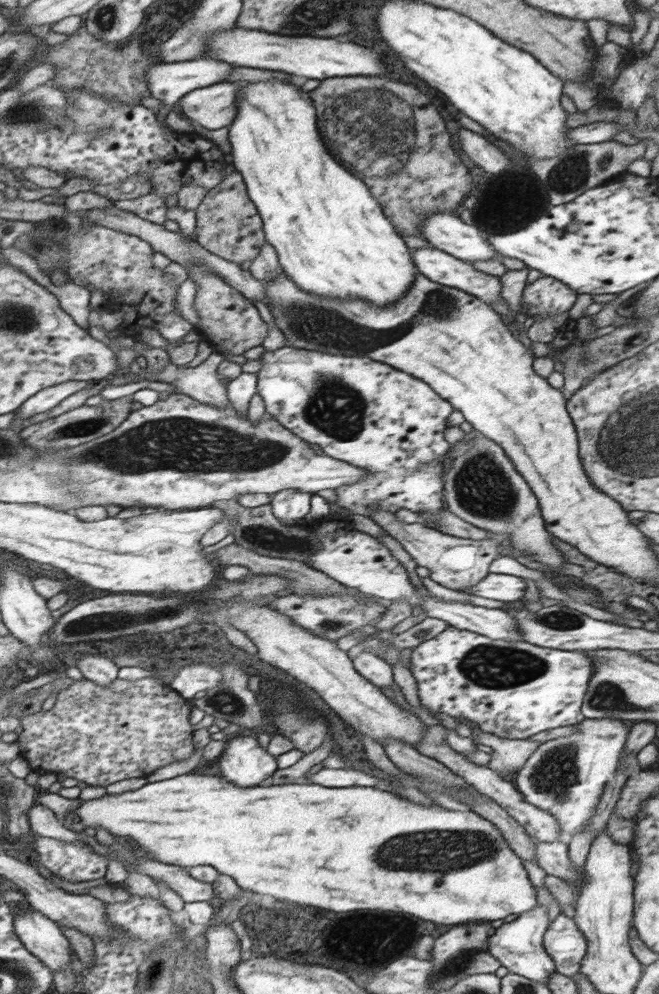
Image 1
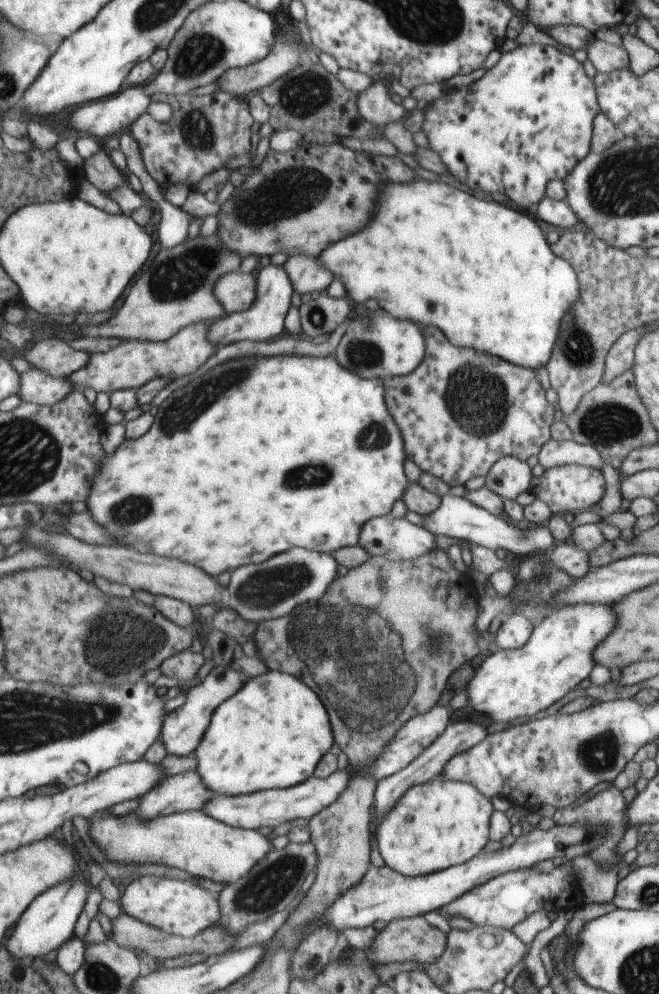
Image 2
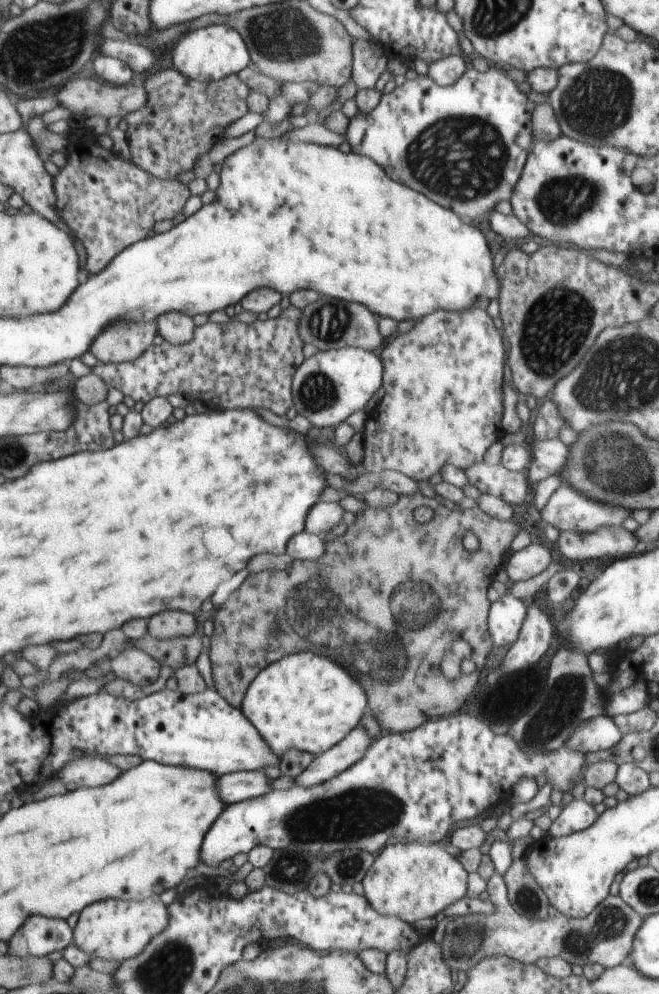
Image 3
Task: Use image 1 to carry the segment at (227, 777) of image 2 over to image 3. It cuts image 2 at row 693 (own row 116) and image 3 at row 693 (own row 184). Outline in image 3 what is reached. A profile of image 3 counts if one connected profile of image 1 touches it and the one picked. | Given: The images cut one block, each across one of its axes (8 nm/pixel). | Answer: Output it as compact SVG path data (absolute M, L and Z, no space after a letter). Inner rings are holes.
M300 652L264 668L250 682L240 710L279 759L290 748L316 756L333 748L359 726L368 710L367 692L332 658Z

